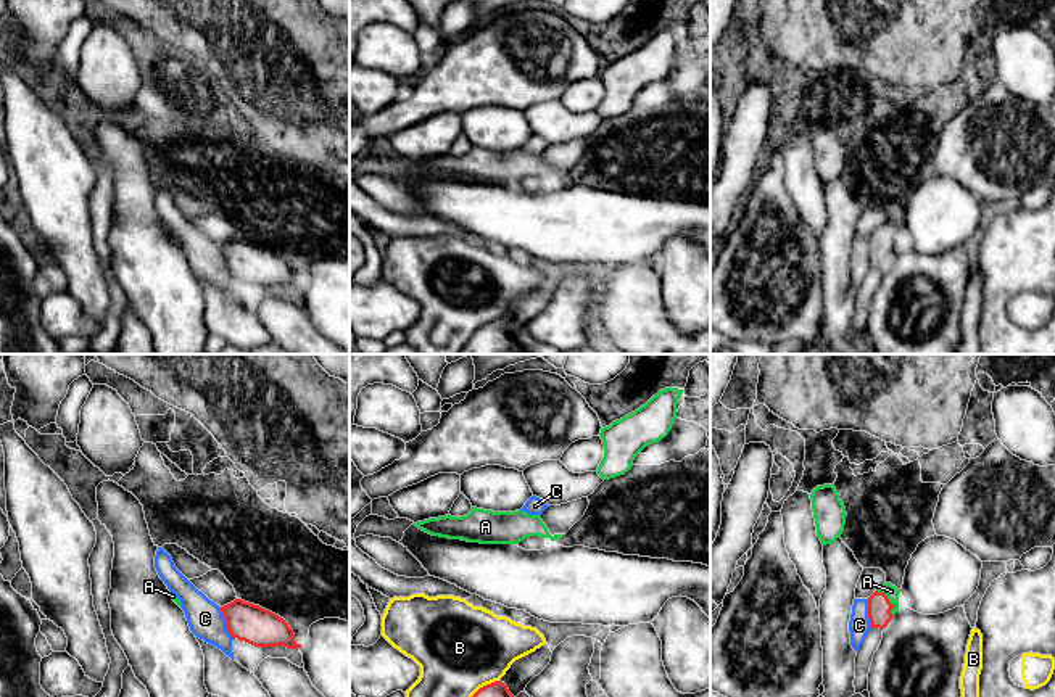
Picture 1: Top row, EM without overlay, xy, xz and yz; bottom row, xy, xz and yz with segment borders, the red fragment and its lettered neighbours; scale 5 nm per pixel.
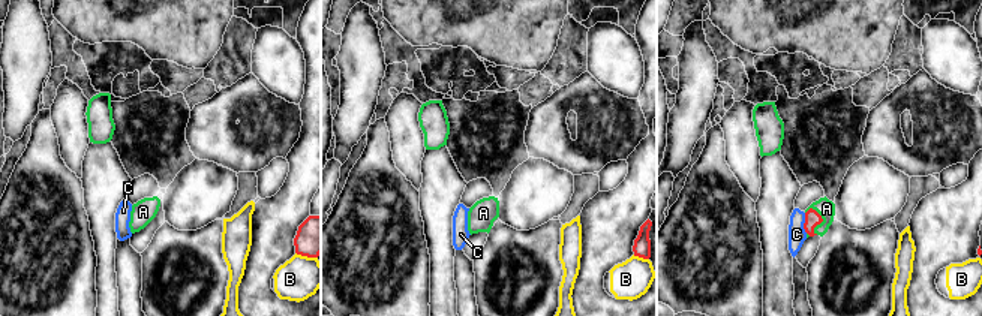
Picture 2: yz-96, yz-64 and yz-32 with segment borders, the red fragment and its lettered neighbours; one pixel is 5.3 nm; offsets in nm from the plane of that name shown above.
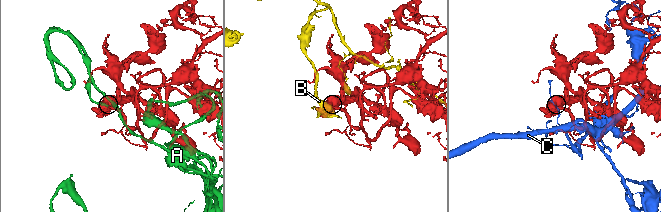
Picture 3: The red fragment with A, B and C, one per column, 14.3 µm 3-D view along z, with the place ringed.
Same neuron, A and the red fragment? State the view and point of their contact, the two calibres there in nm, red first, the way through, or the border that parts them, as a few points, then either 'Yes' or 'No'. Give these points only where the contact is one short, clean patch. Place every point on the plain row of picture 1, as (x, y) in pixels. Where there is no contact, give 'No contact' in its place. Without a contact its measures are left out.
Touches red at yz (888, 240). Thickness 120 nm (red) against 70 nm. Yes

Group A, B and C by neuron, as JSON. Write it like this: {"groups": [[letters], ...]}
{"groups": [["A"], ["B"], ["C"]]}

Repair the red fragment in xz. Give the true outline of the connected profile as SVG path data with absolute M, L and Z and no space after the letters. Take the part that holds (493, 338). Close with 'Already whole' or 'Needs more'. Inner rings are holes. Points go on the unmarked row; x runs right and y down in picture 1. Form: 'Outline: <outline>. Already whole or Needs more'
Outline: M494 320L480 327L457 354L530 354L507 325Z. Already whole

